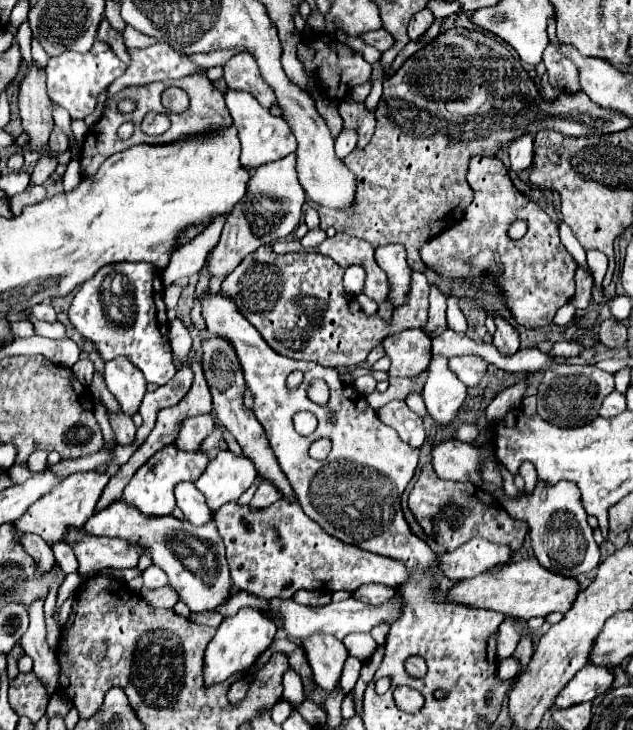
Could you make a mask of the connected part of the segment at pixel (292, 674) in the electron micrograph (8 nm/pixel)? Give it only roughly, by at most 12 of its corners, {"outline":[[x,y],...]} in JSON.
{"outline":[[292,668],[283,676],[283,698],[300,705],[305,692]]}

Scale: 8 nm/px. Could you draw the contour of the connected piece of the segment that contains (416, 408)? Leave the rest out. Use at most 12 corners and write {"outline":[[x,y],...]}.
{"outline":[[420,394],[408,396],[410,410],[420,418],[426,416],[426,406]]}

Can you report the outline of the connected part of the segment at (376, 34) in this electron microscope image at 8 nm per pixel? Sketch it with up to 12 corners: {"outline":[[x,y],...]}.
{"outline":[[384,30],[360,34],[360,38],[386,52],[394,38]]}

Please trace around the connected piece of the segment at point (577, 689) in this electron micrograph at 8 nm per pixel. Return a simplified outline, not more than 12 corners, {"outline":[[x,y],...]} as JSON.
{"outline":[[586,664],[556,696],[560,708],[590,702],[612,688],[614,674]]}

